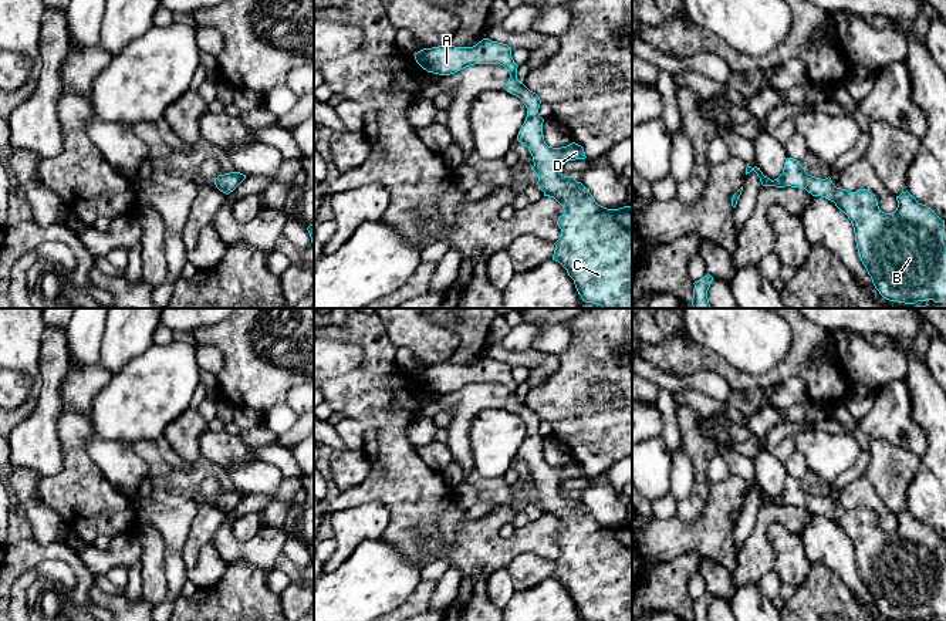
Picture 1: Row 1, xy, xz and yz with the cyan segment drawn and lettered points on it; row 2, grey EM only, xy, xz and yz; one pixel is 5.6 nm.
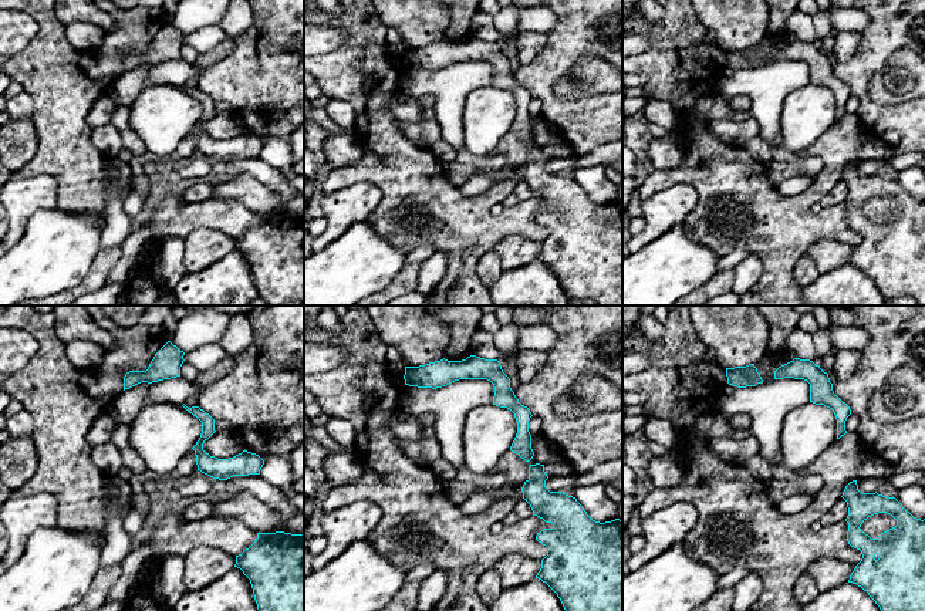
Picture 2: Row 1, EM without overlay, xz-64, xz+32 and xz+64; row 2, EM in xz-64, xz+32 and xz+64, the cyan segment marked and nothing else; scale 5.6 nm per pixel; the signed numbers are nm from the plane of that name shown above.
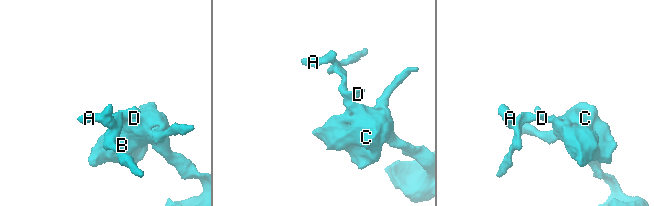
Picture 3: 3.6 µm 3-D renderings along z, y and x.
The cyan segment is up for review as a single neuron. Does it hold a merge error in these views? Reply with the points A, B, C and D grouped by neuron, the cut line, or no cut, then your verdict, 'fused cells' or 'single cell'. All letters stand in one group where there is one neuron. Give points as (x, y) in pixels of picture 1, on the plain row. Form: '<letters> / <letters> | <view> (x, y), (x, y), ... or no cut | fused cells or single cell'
A B C D | no cut | single cell

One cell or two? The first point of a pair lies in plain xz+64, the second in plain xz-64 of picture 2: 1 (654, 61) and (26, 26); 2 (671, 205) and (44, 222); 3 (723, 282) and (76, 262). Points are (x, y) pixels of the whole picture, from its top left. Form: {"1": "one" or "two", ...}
{"1": "two", "2": "two", "3": "two"}

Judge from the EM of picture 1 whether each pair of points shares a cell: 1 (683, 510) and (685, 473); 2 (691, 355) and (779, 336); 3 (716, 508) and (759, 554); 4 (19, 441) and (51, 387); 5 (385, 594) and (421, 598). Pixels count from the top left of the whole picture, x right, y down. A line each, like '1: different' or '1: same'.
1: different
2: different
3: different
4: same
5: different

